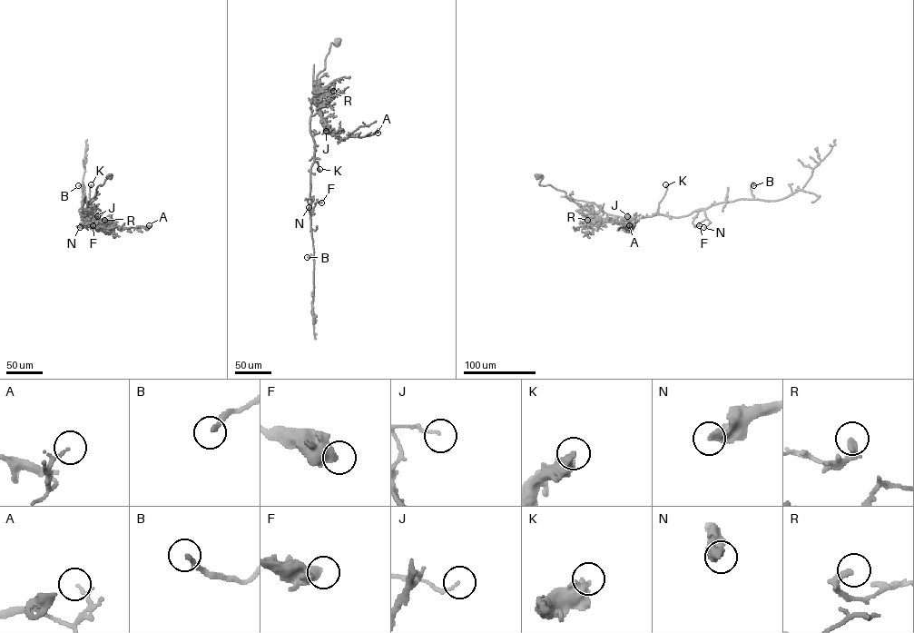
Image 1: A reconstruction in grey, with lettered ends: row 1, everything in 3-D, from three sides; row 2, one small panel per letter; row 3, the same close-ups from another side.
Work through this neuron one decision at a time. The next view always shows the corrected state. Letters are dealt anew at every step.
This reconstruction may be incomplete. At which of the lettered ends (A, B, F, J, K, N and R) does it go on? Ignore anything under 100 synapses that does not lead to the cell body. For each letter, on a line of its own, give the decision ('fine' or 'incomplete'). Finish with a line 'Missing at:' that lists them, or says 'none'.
A: fine
B: fine
F: fine
J: fine
K: fine
N: fine
R: fine
Missing at: none

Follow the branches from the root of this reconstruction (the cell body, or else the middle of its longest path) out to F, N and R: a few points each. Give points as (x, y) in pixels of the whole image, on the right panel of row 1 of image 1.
F: (537, 176), (539, 184), (564, 191), (590, 212), (588, 202), (632, 218), (703, 210), (706, 218), (699, 225)
N: (537, 176), (539, 184), (564, 191), (590, 212), (588, 202), (632, 218), (703, 210), (710, 222), (703, 227)
R: (537, 176), (541, 177), (539, 184), (550, 184), (564, 191), (570, 201), (599, 218), (587, 220)

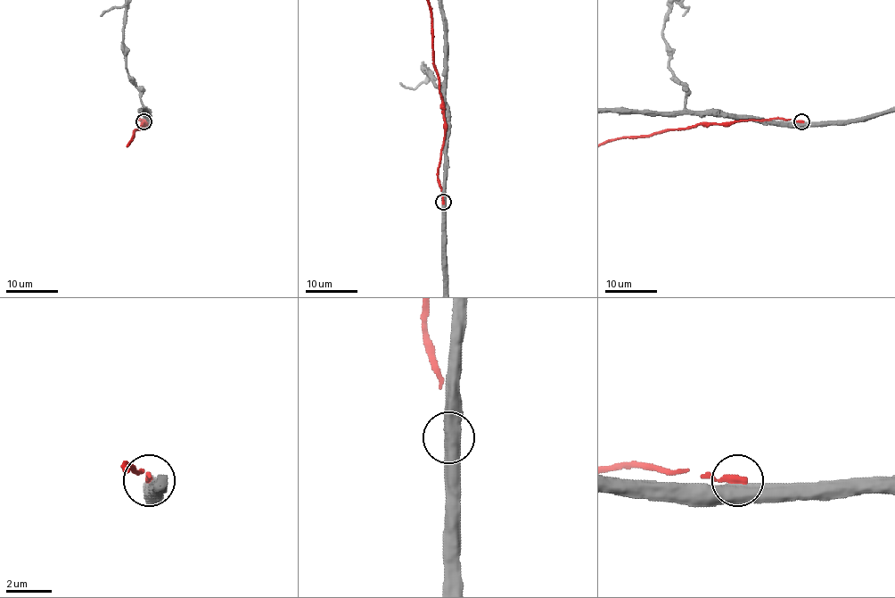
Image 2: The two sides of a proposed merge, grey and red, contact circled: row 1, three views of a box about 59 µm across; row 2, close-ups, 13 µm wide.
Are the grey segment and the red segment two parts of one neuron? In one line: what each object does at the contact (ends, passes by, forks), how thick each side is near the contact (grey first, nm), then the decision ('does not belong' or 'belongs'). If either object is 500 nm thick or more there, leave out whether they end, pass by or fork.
calibres 550 and 320 nm; does not belong

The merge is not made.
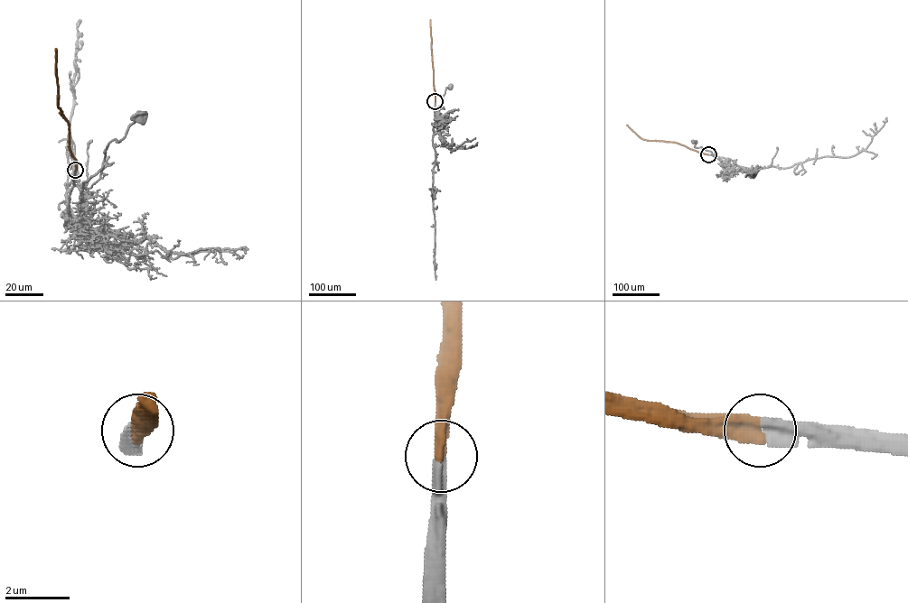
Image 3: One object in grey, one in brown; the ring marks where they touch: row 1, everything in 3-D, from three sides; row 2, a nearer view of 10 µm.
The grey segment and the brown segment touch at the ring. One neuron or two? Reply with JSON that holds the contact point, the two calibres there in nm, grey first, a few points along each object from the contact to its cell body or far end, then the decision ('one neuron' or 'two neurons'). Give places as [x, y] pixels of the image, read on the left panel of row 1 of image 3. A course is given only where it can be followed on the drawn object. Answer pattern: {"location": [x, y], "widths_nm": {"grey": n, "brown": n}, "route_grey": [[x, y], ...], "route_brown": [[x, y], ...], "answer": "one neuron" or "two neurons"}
{"location": [75, 170], "widths_nm": {"grey": 320, "brown": 480}, "route_grey": [[75, 170], [74, 183], [82, 190], [81, 212], [82, 183], [102, 167], [107, 145], [123, 139], [141, 116]], "route_brown": [[75, 170], [76, 161], [70, 148], [70, 125], [58, 107], [55, 48]], "answer": "one neuron"}

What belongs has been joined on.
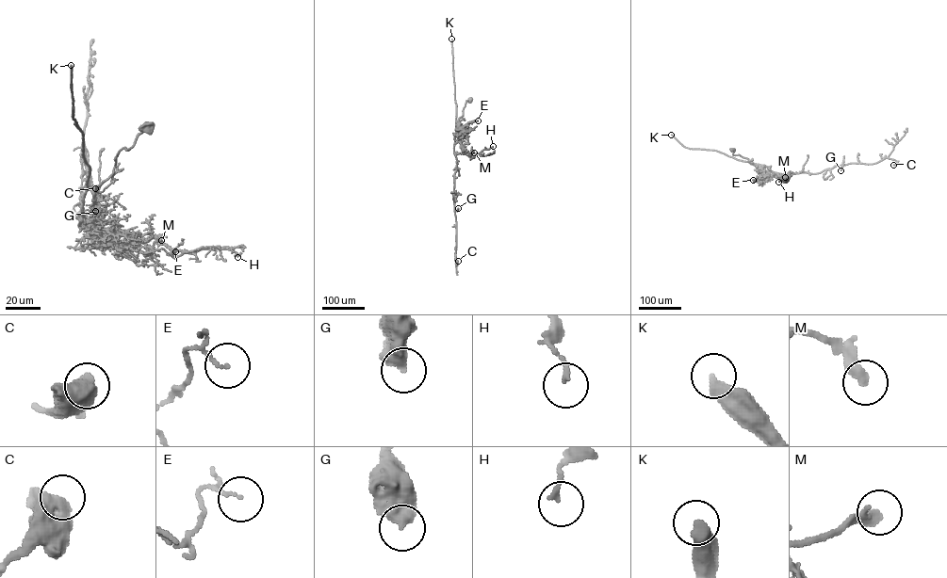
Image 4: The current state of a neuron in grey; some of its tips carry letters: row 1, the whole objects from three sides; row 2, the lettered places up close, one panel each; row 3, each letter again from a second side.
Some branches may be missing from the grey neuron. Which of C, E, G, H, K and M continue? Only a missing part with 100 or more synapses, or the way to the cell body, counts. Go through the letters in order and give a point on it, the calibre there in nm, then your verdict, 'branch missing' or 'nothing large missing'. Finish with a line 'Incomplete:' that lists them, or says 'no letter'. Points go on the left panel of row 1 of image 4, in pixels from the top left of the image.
C: at (95, 188); 800 nm thick; nothing large missing
E: at (175, 251); 90 nm thick; nothing large missing
G: at (95, 211); 550 nm thick; nothing large missing
H: at (237, 257); 140 nm thick; nothing large missing
K: at (71, 65); 440 nm thick; branch missing
M: at (161, 240); 440 nm thick; nothing large missing
Incomplete: K

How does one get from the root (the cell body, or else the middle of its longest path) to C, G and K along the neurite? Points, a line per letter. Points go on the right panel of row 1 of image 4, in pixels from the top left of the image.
C: (731, 150), (759, 169), (764, 165), (788, 174), (815, 173), (886, 157), (896, 161), (893, 165)
G: (731, 150), (733, 154), (747, 158), (763, 170), (761, 165), (782, 174), (815, 173), (842, 162), (840, 170)
K: (731, 150), (733, 154), (747, 158), (751, 164), (764, 170), (760, 165), (716, 151), (686, 148), (671, 135)

